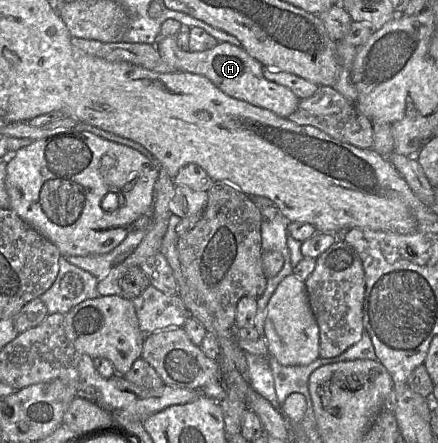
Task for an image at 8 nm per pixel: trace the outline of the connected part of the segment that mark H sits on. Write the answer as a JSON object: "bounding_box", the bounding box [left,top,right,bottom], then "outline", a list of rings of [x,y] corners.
{"bounding_box":[155,36,300,118],"outline":[[[176,36],[160,37],[155,45],[161,58],[173,66],[178,72],[190,72],[208,78],[225,94],[239,100],[246,101],[253,106],[261,107],[272,111],[282,118],[288,118],[298,108],[300,99],[283,85],[267,80],[263,76],[263,66],[256,59],[251,57],[242,47],[227,42],[218,43],[215,47],[201,52],[183,51],[177,46]]]}

